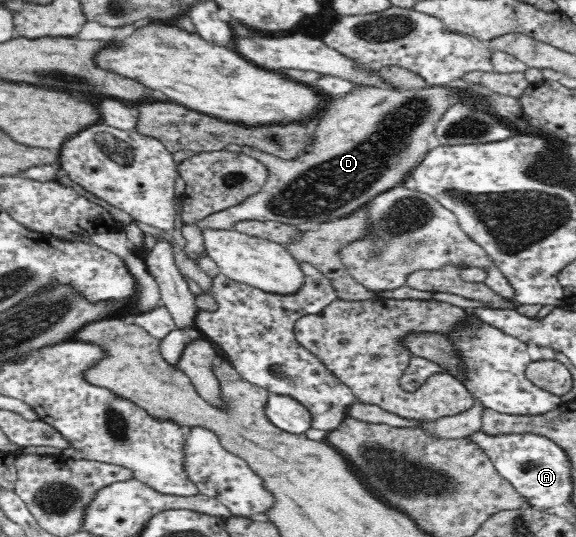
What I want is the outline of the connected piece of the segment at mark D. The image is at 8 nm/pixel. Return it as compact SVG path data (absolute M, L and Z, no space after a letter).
M467 72L464 73L455 83L450 83L447 86L425 86L418 90L409 89L392 89L380 88L373 86L357 86L343 97L331 100L331 105L325 109L325 113L320 116L321 123L316 126L313 133L312 142L309 145L308 151L299 155L297 159L281 159L274 155L265 153L256 147L249 147L242 145L241 149L245 155L254 157L257 161L265 164L268 169L267 183L253 195L244 199L237 205L225 208L223 211L213 212L211 215L200 219L192 224L183 223L181 233L187 240L186 245L181 247L175 242L172 231L163 231L159 227L151 227L145 225L141 221L134 221L134 219L118 207L113 207L110 203L99 199L96 195L89 193L83 189L81 185L69 180L65 171L63 171L58 163L51 164L51 167L58 169L56 175L57 182L65 187L74 189L81 197L100 205L106 209L112 218L120 225L123 225L129 247L134 253L141 253L139 258L146 257L144 251L144 243L142 237L144 234L151 234L155 238L167 240L172 245L173 257L177 269L187 277L188 286L194 295L203 294L203 290L208 292L212 284L212 277L205 274L200 267L198 267L196 258L204 253L204 241L201 232L205 228L217 228L220 230L231 230L233 224L238 221L274 221L281 222L287 225L301 225L301 223L321 223L329 222L331 219L343 218L350 215L355 209L363 207L372 197L379 195L381 192L387 191L398 185L402 185L404 178L413 173L414 167L427 155L429 151L429 137L434 135L434 131L438 121L442 118L443 113L446 112L453 104L456 104L462 98L465 98L465 93L471 93L473 87L486 87L490 91L499 93L500 95L508 95L509 97L519 97L525 89L527 89L529 82L525 79L524 73L497 73L493 72Z

